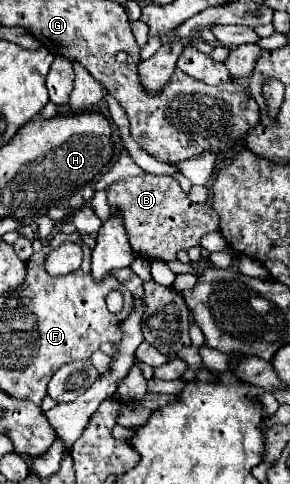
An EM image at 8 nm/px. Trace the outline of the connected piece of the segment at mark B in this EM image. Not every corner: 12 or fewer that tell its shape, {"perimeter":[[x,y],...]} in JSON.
{"perimeter":[[169,176],[105,188],[131,250],[175,262],[219,230]]}

